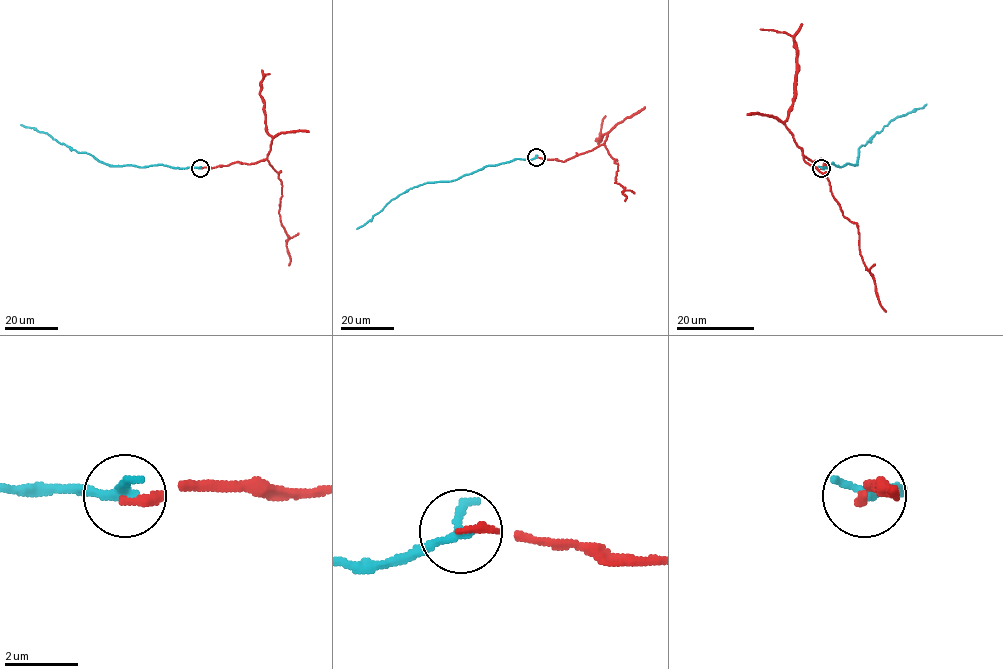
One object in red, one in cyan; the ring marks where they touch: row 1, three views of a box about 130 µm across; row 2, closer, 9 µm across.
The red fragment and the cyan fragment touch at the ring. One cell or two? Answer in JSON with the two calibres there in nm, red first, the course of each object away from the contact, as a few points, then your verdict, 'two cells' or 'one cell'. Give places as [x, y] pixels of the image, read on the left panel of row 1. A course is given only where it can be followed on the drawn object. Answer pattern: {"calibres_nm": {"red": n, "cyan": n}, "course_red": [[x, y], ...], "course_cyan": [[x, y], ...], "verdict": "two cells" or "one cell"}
{"calibres_nm": {"red": 220, "cyan": 320}, "course_red": [[199, 168], [268, 161], [281, 181], [279, 214], [288, 238], [289, 265]], "course_cyan": [[199, 168], [109, 166], [86, 152], [78, 152], [60, 144], [45, 132], [21, 124]], "verdict": "one cell"}

